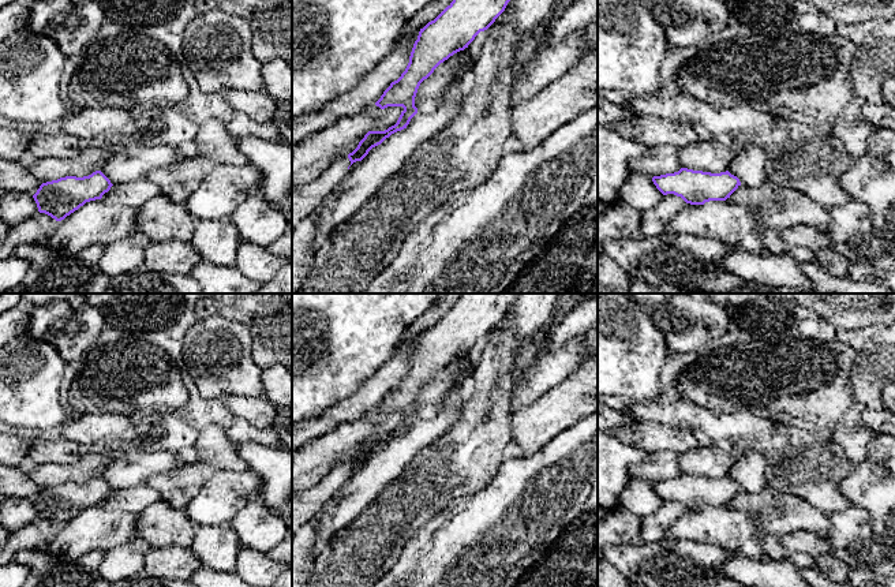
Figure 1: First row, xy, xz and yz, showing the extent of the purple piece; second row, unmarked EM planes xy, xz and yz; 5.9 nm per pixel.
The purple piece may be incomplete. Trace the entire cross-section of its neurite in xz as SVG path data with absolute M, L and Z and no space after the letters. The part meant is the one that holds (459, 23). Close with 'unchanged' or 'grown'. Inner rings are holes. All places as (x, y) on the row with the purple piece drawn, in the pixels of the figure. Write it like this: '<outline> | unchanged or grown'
M453 0L434 20L420 29L409 63L401 76L392 82L375 102L385 109L402 106L397 123L385 131L368 131L348 156L336 157L312 182L292 190L292 233L311 216L348 176L349 167L392 134L407 128L417 113L415 97L420 83L454 53L464 51L475 37L487 30L505 11L510 0Z | grown

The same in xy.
M96 171L83 177L65 176L42 183L33 198L40 213L61 221L86 202L101 199L112 186L101 171Z | unchanged

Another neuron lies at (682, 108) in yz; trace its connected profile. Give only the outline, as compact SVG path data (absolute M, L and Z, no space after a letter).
M686 93L670 97L636 96L626 108L634 116L663 117L690 127L699 126L712 135L744 134L776 120L776 116L759 112L748 105L718 108Z

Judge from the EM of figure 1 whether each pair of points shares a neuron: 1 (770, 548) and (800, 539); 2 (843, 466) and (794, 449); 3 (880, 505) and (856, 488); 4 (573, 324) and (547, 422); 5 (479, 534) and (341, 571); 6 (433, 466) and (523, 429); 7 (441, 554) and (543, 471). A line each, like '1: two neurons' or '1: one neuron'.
1: one neuron
2: one neuron
3: one neuron
4: two neurons
5: two neurons
6: two neurons
7: one neuron

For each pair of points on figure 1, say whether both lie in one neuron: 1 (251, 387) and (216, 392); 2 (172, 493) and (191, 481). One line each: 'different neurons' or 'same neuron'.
1: same neuron
2: same neuron

